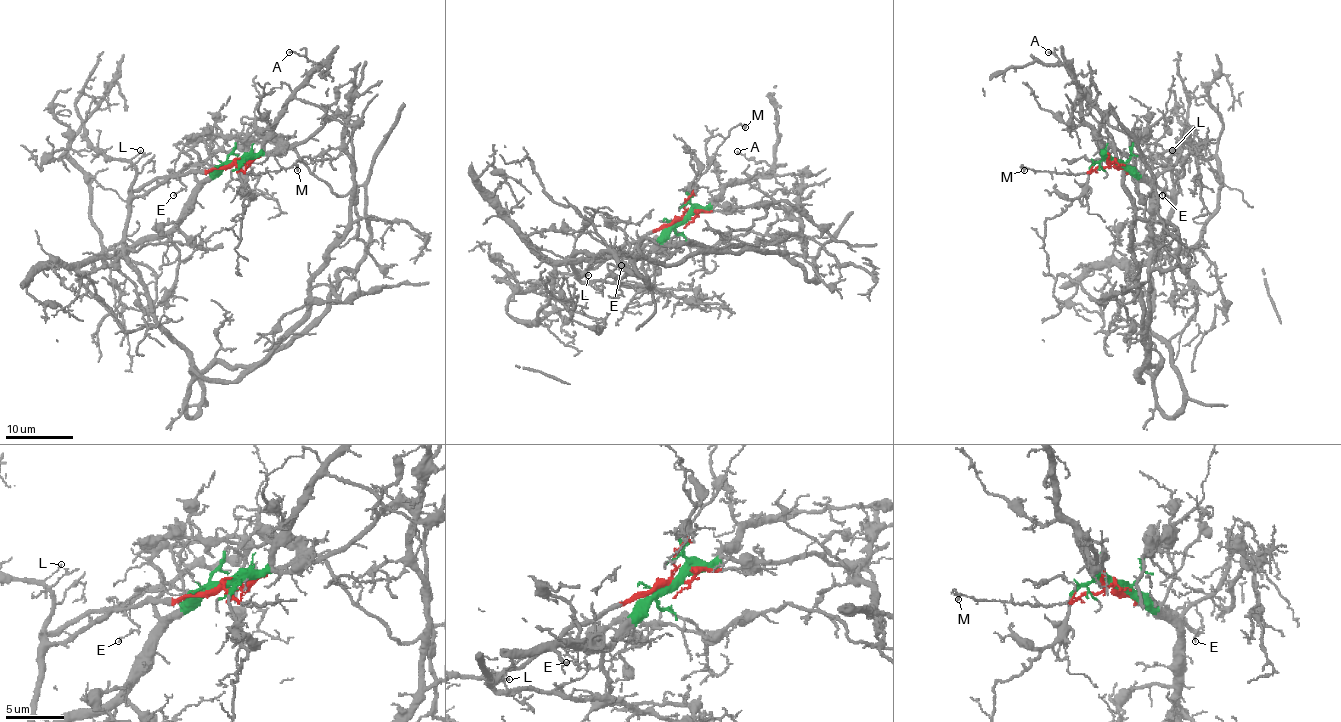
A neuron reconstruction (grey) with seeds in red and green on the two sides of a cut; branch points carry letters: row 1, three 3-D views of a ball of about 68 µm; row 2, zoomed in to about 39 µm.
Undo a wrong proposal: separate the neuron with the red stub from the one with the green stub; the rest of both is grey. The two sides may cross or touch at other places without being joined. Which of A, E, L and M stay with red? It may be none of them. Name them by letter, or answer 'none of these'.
E, L, M

